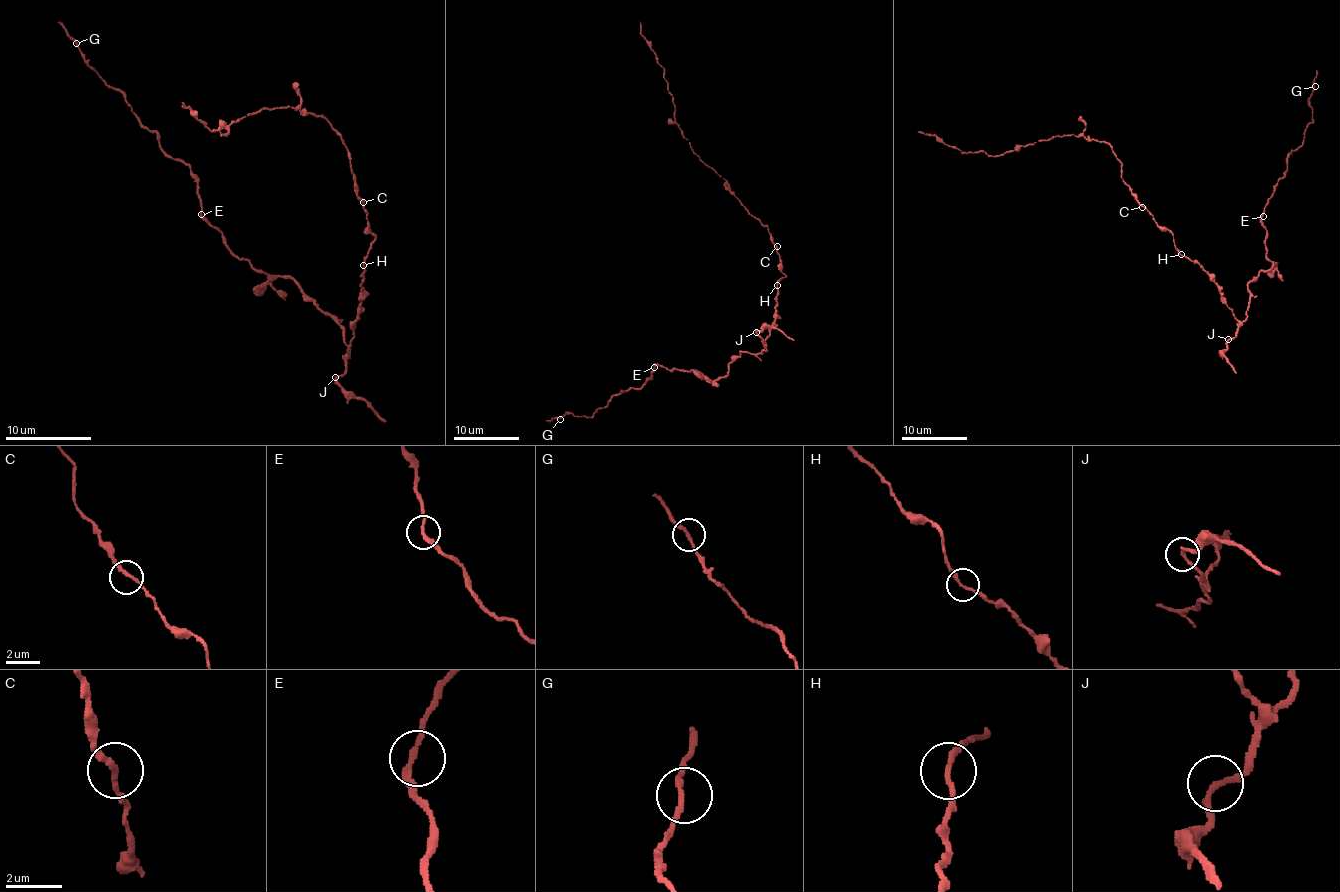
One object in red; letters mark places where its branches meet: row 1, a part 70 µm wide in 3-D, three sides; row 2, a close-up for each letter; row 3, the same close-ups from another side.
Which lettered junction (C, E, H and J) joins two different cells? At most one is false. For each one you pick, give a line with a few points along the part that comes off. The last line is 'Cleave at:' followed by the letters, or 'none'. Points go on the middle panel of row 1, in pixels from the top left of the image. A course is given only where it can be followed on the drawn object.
Cleave at: none

